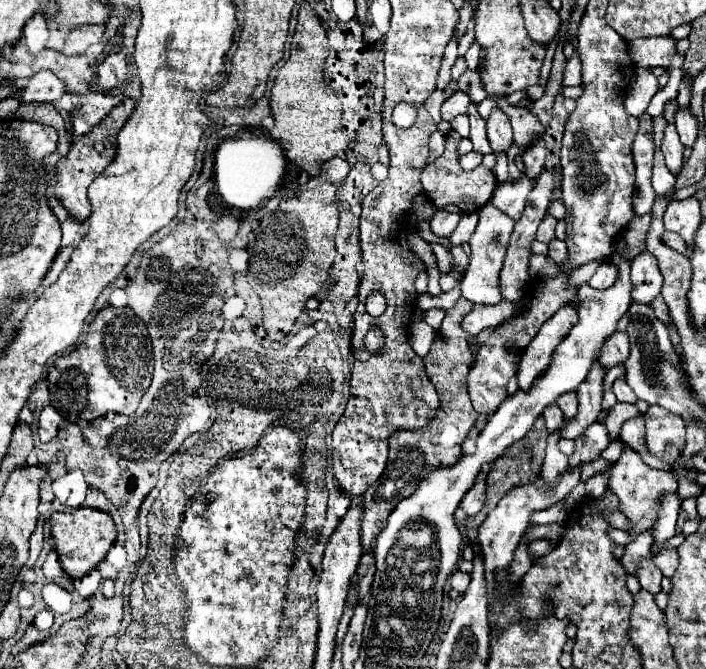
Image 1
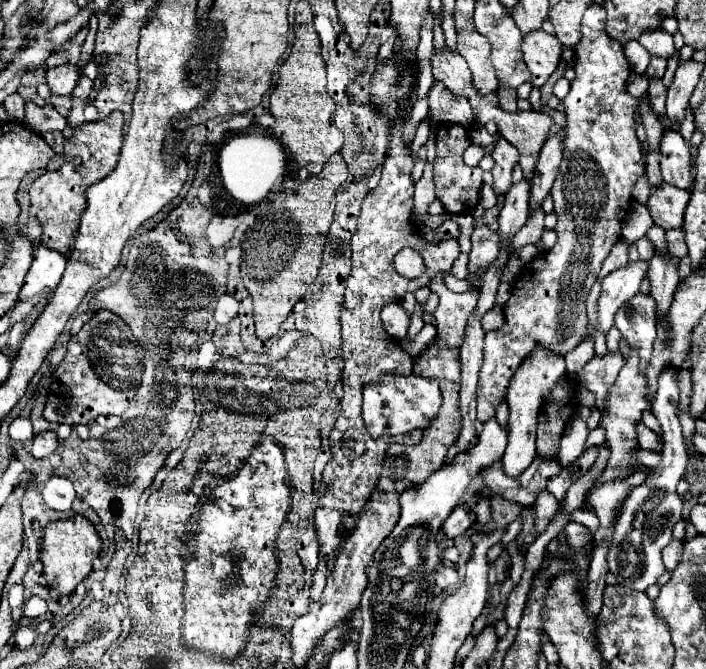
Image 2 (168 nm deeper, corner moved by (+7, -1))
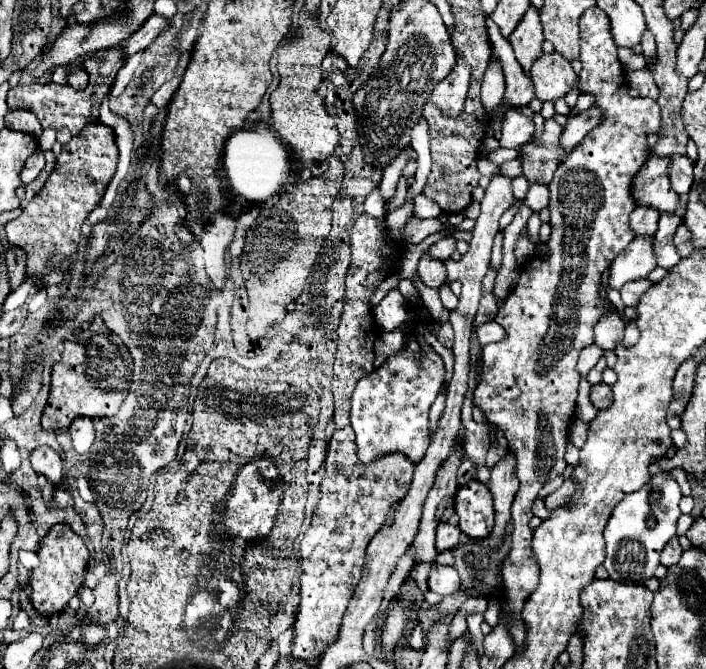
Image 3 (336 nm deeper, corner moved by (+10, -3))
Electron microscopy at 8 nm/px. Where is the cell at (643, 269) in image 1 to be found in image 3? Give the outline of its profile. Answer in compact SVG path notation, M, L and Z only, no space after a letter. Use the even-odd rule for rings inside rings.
M637 206L631 214L631 228L635 236L641 234L653 236L657 232L657 222L659 222L659 214L657 210L649 210L649 206Z

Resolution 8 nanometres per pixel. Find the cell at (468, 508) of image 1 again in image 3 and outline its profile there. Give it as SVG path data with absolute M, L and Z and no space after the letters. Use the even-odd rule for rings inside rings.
M439 524L437 526L437 550L445 552L445 550L453 550L461 540L461 530L459 526L451 526L451 524Z

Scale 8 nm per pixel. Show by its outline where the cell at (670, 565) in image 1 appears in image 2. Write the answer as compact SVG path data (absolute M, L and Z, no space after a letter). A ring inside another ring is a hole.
M672 540L672 542L662 550L662 560L664 560L666 570L672 572L672 570L678 566L680 558L682 558L682 542Z

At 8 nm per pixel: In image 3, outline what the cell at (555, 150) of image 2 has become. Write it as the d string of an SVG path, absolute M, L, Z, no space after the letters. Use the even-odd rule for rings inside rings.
M591 106L585 112L579 112L575 116L567 118L565 124L565 132L561 136L561 146L565 152L571 152L573 146L577 146L581 142L581 138L585 138L585 134L589 134L589 130L593 130L597 124L601 124L601 112Z

